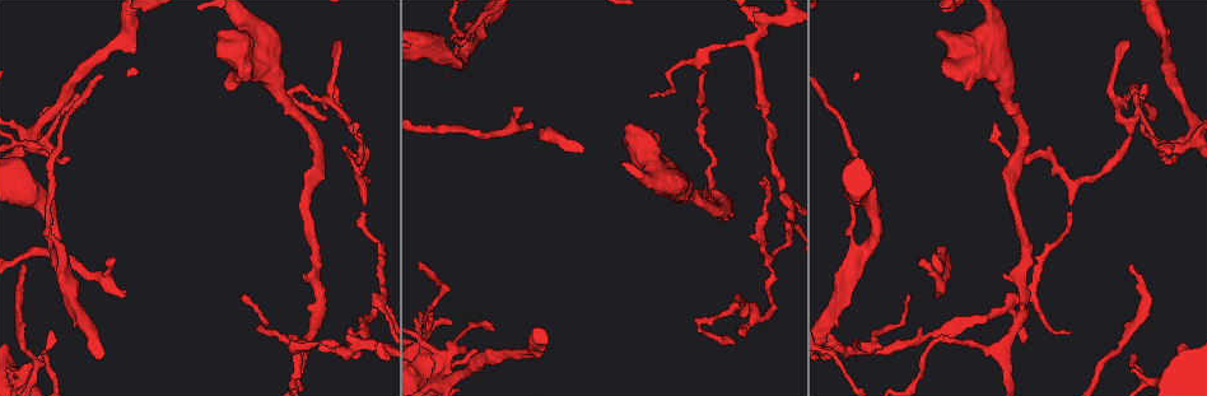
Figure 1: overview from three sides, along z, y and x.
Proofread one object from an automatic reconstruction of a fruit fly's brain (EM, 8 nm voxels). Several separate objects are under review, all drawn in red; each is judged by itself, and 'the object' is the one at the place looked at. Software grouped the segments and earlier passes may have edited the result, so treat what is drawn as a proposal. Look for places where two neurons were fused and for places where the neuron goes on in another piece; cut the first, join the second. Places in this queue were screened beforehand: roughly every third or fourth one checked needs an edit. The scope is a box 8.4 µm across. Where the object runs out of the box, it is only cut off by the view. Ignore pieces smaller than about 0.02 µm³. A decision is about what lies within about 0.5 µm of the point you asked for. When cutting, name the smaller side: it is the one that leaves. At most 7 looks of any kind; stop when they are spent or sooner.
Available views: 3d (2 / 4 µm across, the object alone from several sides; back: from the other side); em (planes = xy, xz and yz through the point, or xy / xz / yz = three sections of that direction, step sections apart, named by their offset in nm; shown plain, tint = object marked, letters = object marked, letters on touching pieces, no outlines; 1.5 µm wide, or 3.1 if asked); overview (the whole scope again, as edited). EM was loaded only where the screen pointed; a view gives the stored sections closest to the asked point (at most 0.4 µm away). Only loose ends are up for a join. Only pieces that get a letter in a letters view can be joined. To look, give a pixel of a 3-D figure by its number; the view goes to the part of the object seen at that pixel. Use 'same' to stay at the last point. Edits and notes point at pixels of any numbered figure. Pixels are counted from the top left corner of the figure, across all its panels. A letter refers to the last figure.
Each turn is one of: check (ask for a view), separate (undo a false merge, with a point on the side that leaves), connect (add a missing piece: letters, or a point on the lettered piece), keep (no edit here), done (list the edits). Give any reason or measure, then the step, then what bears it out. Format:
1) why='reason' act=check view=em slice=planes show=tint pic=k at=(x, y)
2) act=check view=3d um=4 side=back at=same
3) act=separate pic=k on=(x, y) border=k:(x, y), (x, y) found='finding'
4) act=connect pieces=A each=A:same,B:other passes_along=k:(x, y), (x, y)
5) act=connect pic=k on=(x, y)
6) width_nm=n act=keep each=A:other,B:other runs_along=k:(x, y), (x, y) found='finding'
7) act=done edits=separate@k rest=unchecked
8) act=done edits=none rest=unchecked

why='thick turns thin' act=check view=3d um=4 pic=1 at=(1002, 88)

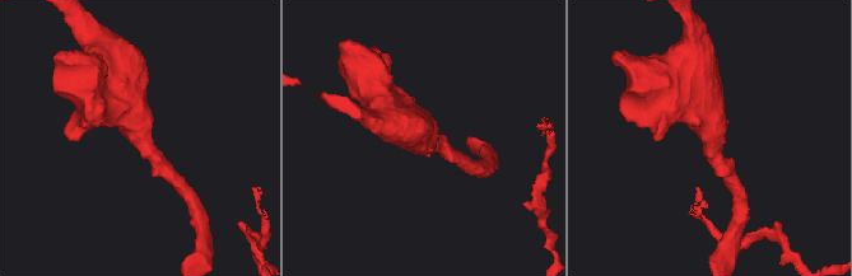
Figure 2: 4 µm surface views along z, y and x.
arm_widths_nm=220,650 why='need the tissue' act=check view=em slice=planes show=letters pic=2 at=(144, 142)

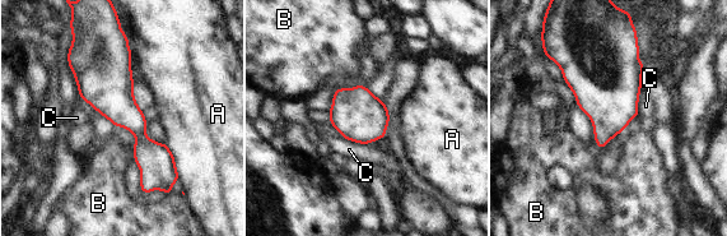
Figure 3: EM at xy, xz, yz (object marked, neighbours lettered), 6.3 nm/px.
width_nm=260 longest_contact=A:260nm act=keep each=A:other,B:other,C:other found='continuous, no second neuron'

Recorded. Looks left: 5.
why='thick end' act=check view=em slice=yz step=4 show=letters pic=1 at=(624, 127)

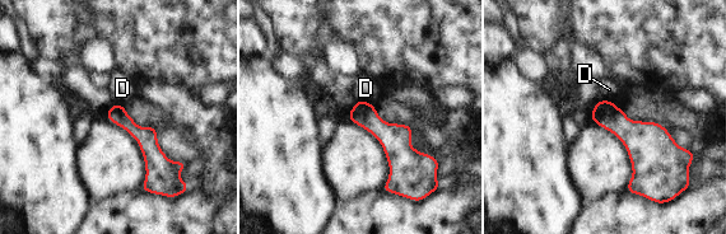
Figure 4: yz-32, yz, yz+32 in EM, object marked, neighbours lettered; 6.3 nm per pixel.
why='another direction' act=check view=em slice=planes show=letters at=same

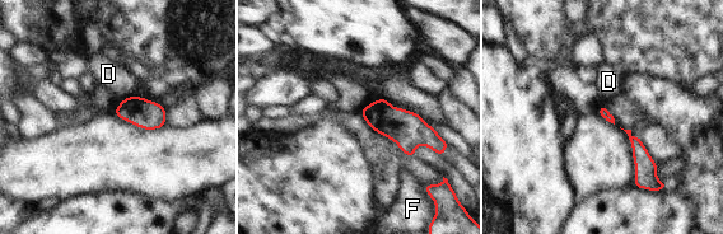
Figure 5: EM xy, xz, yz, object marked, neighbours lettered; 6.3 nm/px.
act=keep each=D:other,F:other border=5:(143, 96), (127, 96), (122, 99) found='no lettered piece goes on from it'

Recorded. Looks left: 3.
act=check view=3d um=2 pic=1 at=(735, 307)

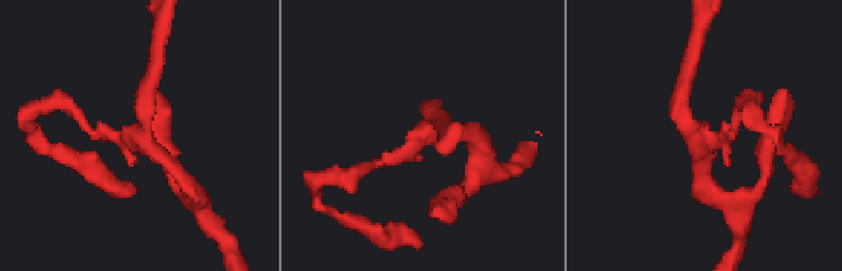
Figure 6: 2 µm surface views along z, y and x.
why='now the EM' act=check view=em slice=planes show=letters pic=6 at=(146, 142)

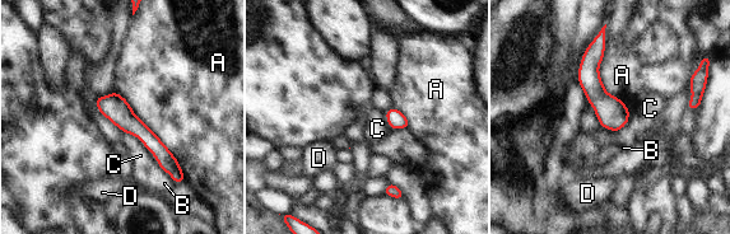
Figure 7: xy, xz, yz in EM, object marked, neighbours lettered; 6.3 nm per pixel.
width_nm=170 act=keep each=A:other,B:other,C:other,D:other found='continuous, no second neuron'

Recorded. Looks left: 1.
act=done edits=none rest=unchecked

